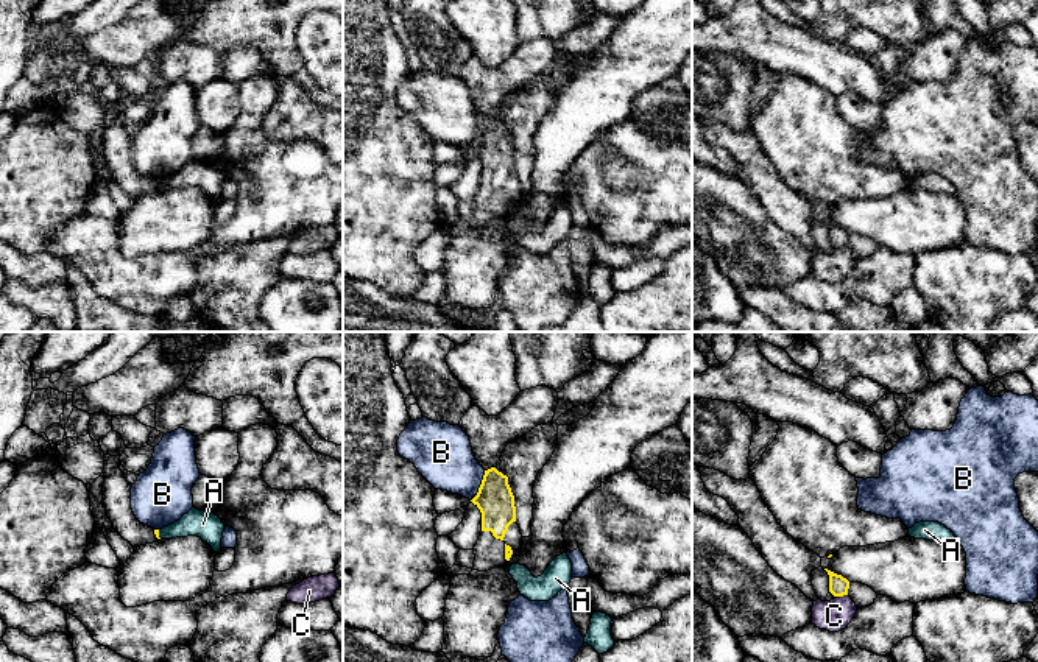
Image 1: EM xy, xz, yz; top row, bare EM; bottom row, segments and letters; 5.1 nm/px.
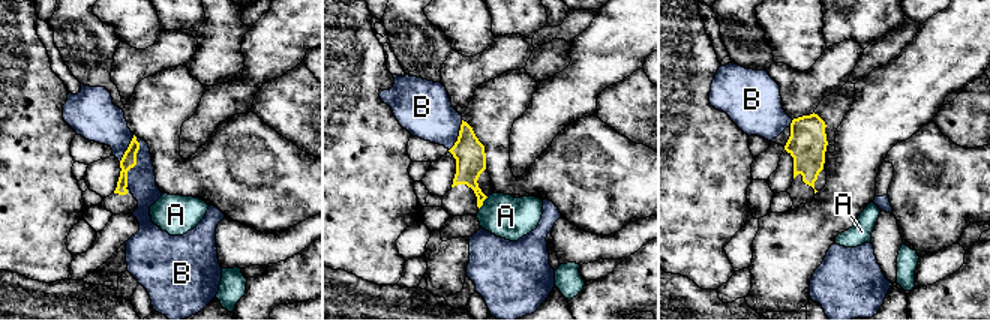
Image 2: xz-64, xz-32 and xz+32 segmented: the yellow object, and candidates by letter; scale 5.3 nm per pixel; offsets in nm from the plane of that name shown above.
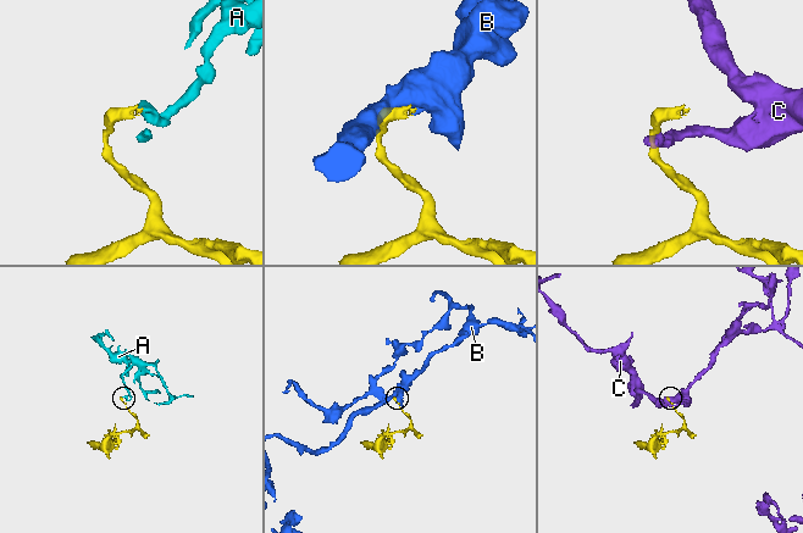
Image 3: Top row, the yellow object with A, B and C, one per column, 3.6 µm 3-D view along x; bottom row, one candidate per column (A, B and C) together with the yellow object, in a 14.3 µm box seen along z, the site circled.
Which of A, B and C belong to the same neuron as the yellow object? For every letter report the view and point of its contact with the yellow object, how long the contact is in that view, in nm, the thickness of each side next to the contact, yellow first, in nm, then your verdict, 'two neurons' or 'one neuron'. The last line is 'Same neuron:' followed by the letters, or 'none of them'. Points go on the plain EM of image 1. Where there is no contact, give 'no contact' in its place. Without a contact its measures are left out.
A: contact xy (158, 186); length 50 nm; calibres 30 and 140 nm; two neurons
B: contact xz (482, 134); length 140 nm; calibres 190 and 300 nm; two neurons
C: contact yz (842, 246); length 60 nm; calibres 100 and 160 nm; two neurons
Same neuron: none of them

